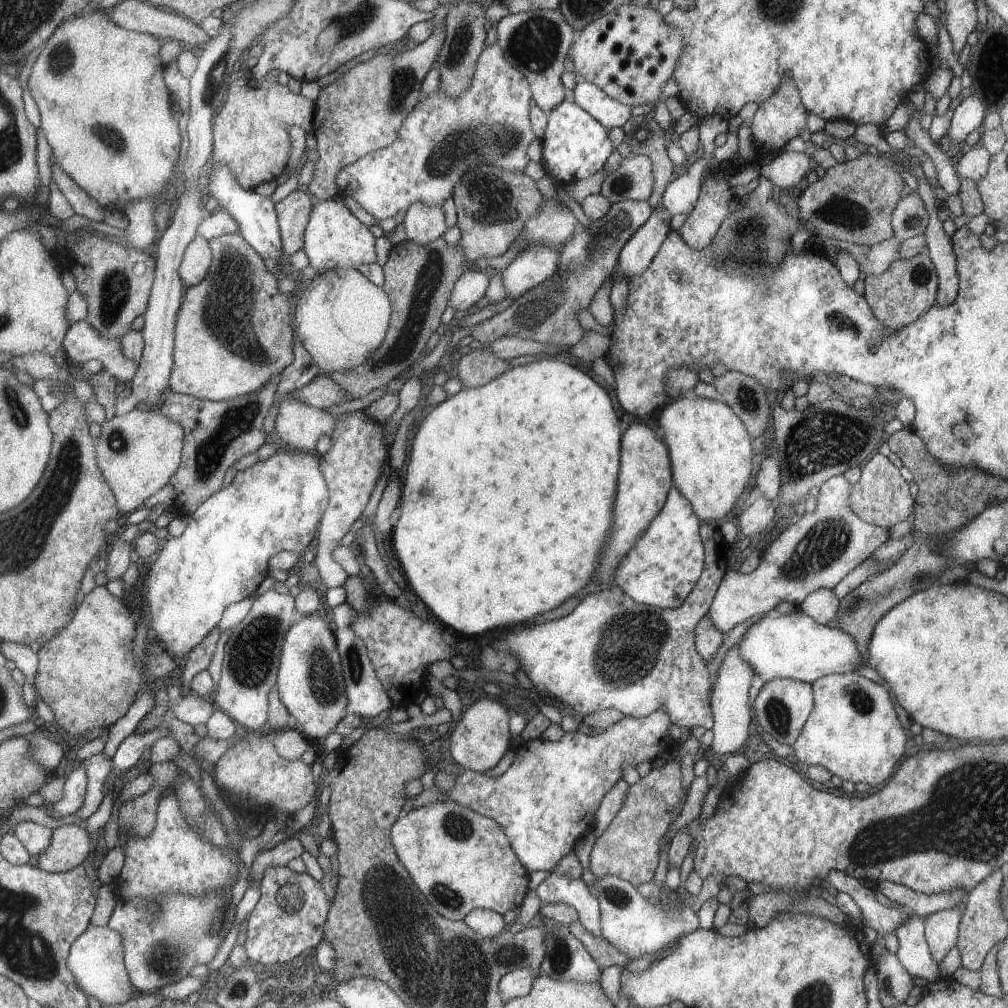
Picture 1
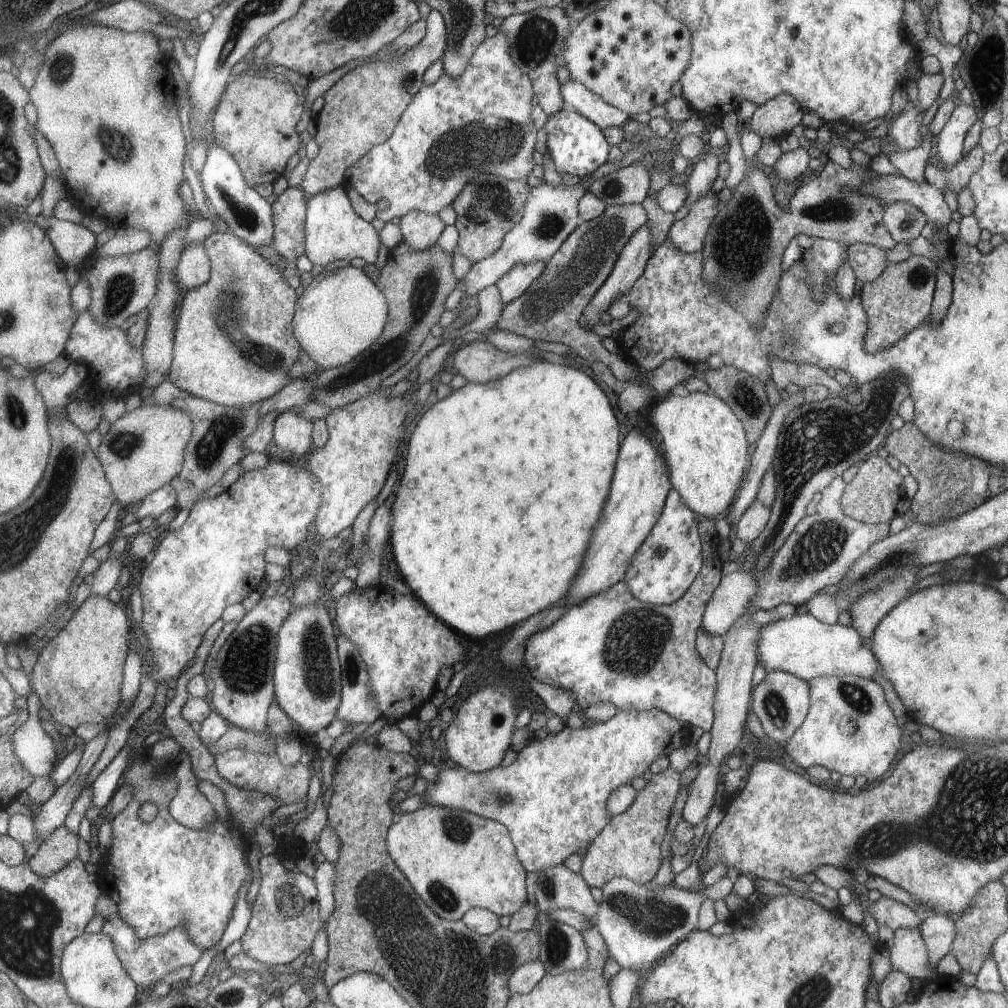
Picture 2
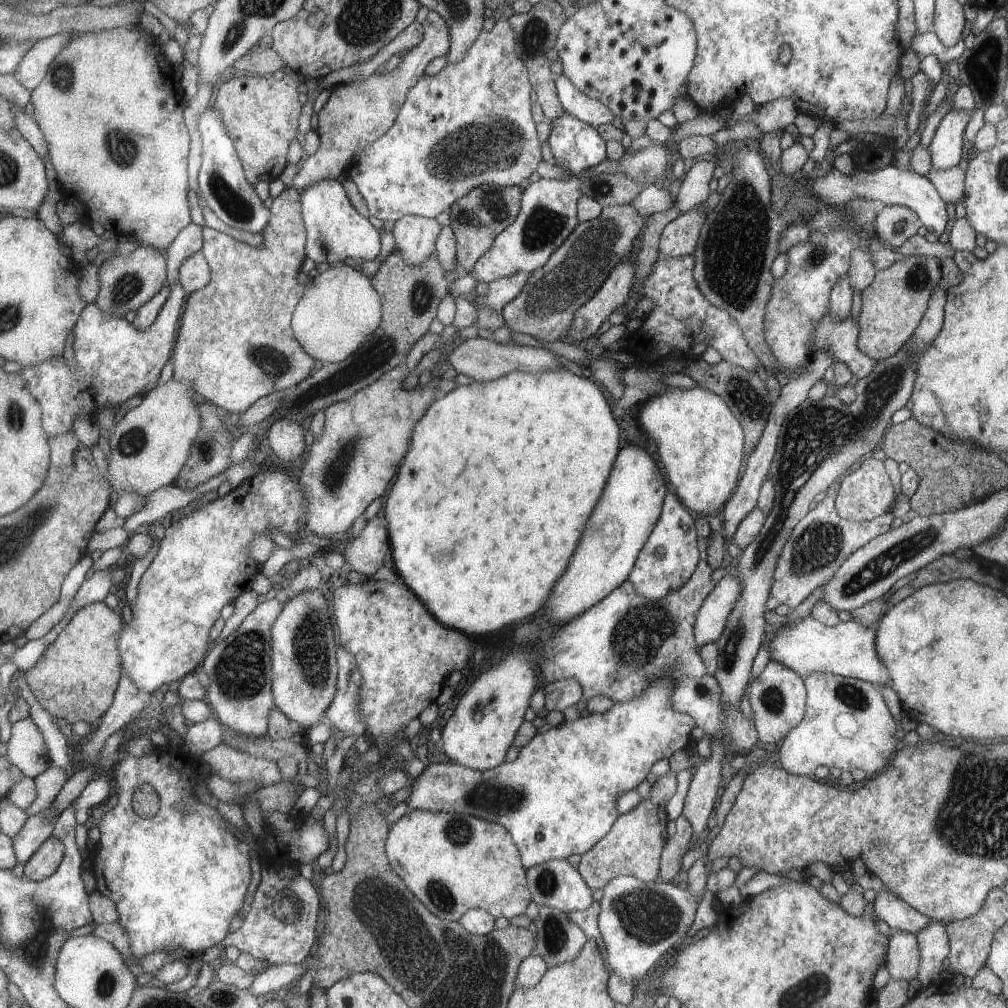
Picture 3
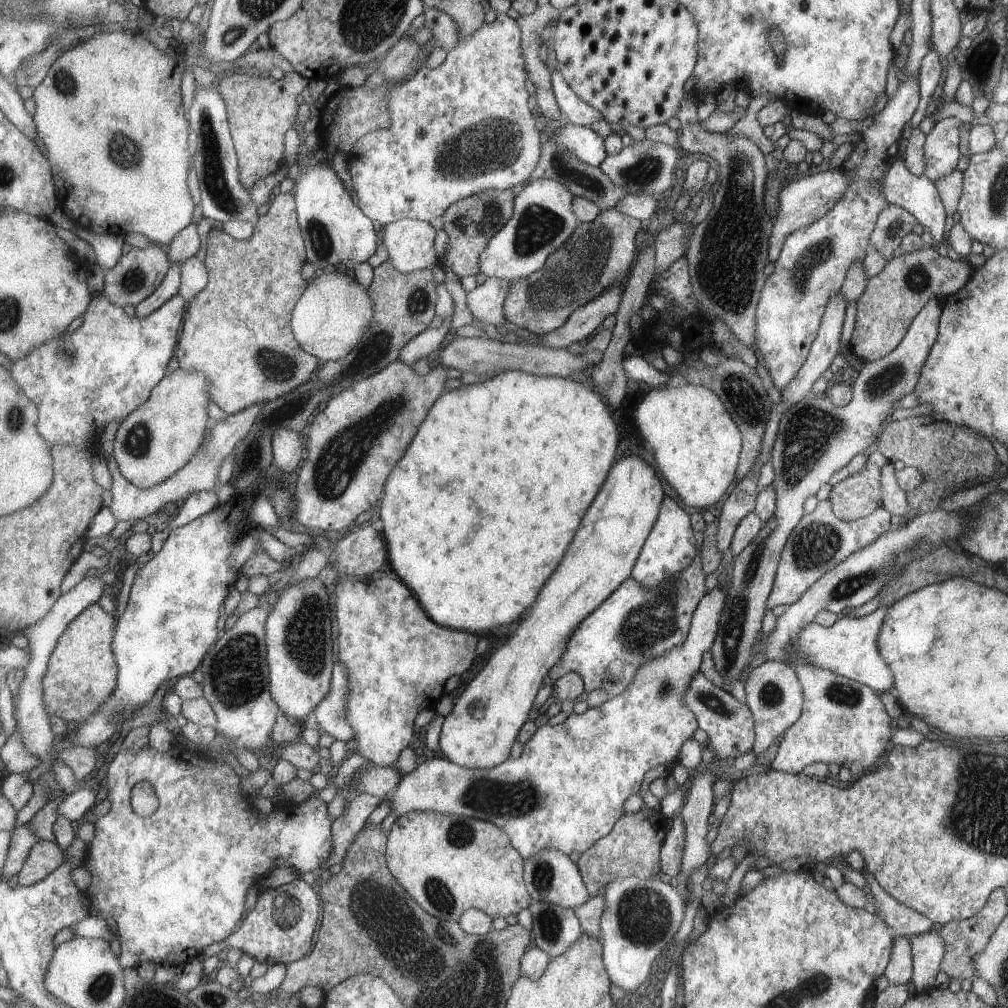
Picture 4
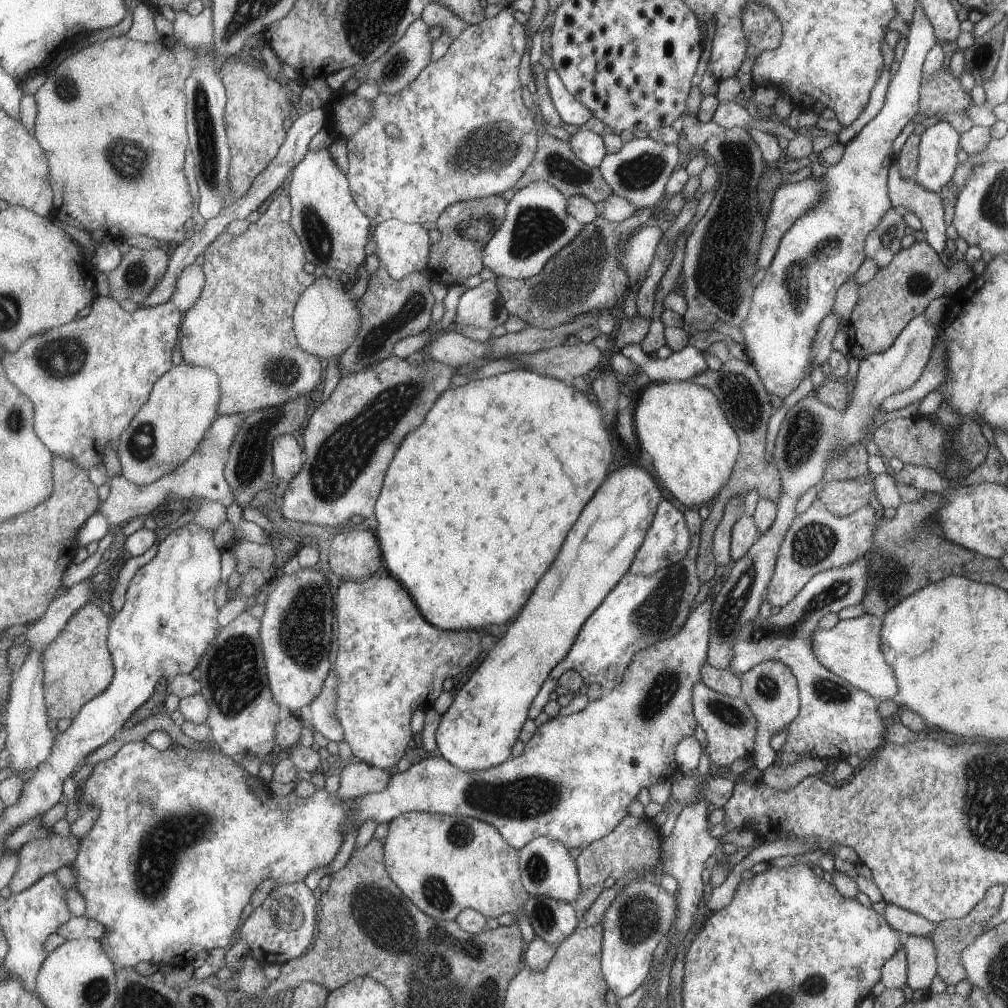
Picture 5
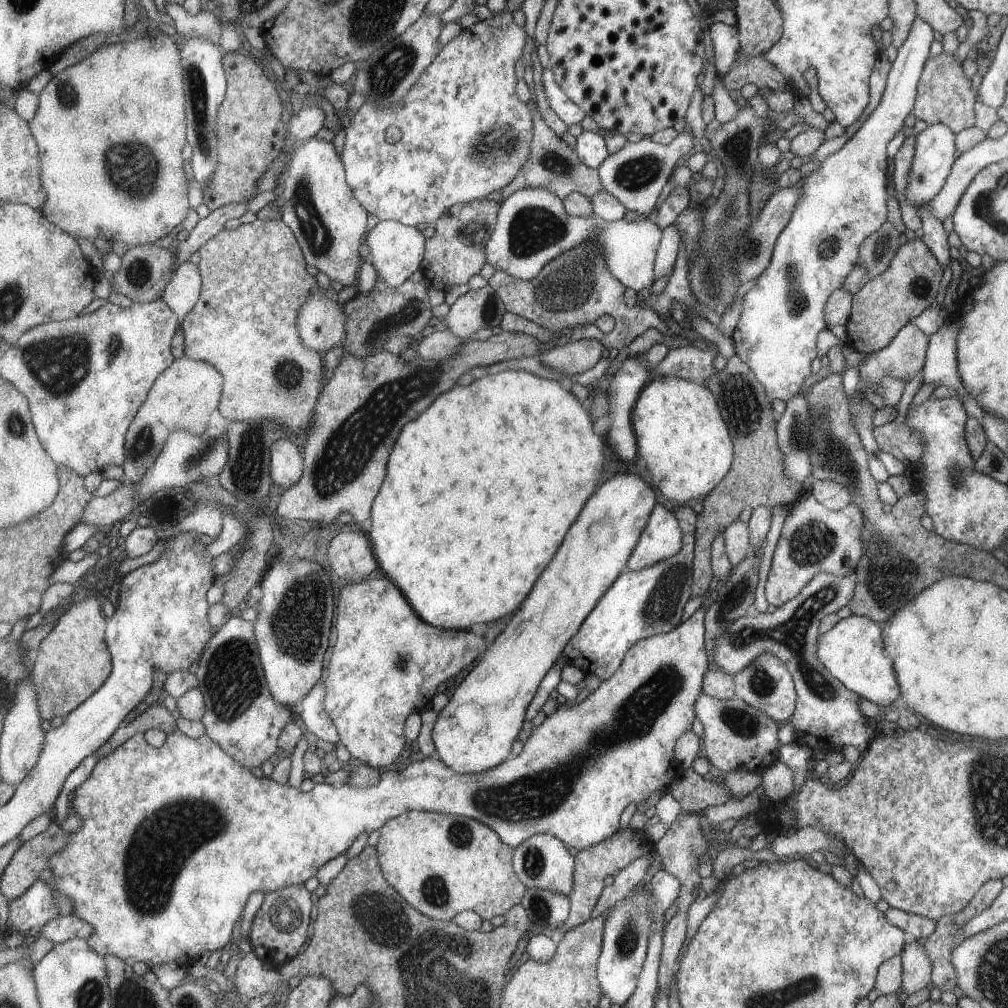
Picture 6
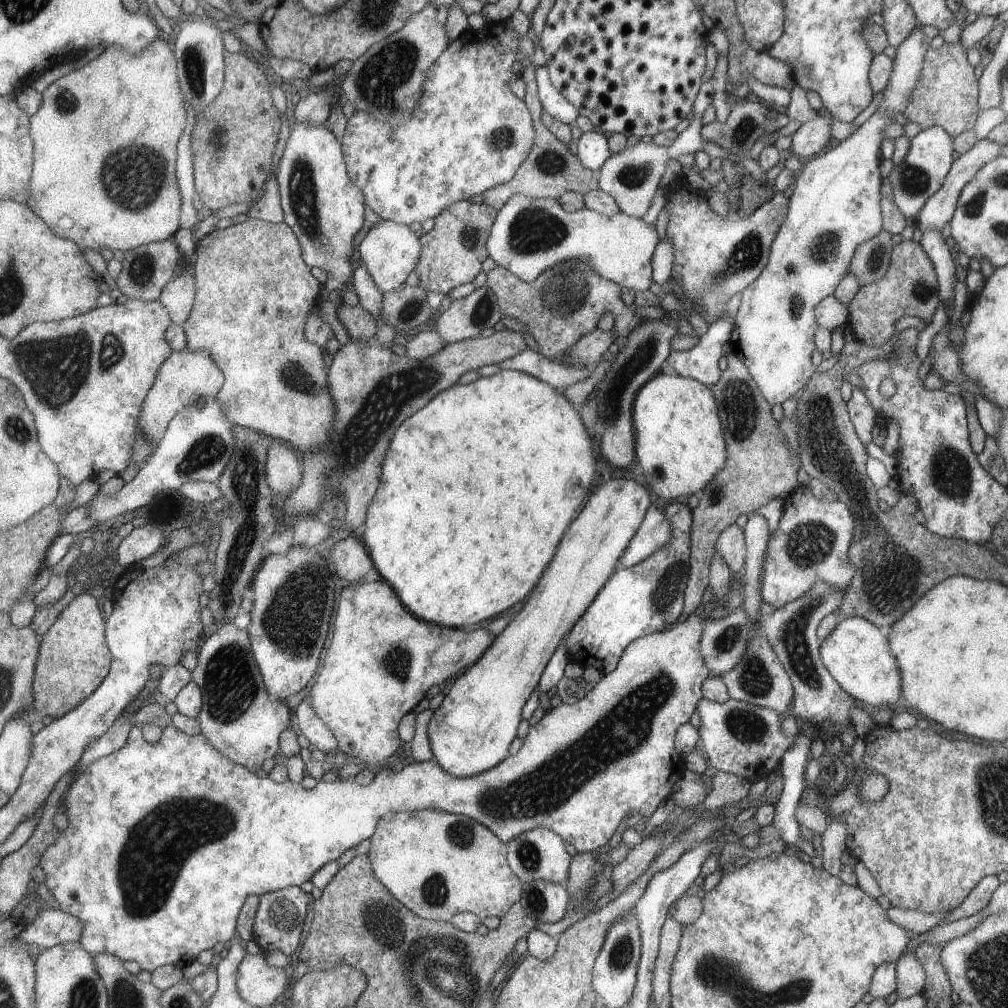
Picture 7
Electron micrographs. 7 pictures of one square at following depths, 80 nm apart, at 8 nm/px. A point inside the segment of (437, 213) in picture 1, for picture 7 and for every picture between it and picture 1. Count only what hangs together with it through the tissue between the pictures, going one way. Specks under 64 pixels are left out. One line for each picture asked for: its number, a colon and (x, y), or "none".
2: (420, 231)
3: (413, 236)
4: (409, 242)
5: (402, 248)
6: (395, 250)
7: (389, 250)

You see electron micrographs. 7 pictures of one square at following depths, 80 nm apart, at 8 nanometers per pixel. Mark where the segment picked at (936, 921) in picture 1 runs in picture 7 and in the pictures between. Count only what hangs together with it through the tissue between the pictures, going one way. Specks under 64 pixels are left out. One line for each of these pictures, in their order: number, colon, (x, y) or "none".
2: (937, 930)
3: (931, 941)
4: (927, 949)
5: (919, 951)
6: (915, 969)
7: (910, 974)

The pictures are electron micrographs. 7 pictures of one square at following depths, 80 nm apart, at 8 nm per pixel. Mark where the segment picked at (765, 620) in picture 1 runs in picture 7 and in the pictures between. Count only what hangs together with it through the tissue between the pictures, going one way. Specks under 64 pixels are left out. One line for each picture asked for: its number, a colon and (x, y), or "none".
2: (801, 645)
3: (846, 649)
4: (849, 649)
5: (850, 650)
6: (853, 651)
7: (857, 654)

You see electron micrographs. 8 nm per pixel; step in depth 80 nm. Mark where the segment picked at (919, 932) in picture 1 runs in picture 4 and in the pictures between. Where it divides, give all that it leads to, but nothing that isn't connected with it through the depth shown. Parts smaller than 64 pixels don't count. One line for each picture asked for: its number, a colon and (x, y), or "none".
2: (908, 954)
3: (902, 959)
4: (899, 969)

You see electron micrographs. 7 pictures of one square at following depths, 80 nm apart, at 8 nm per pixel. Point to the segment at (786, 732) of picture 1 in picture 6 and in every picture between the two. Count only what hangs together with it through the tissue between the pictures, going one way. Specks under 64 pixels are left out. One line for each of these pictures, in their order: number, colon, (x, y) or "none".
2: (780, 701)
3: (777, 698)
4: (774, 696)
5: (769, 688)
6: (765, 684)

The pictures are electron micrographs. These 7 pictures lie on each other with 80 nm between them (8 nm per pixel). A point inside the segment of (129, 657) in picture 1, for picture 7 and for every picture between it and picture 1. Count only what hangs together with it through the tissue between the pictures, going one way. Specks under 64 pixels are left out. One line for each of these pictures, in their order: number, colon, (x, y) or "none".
2: (78, 677)
3: (77, 679)
4: (83, 672)
5: (79, 666)
6: (74, 661)
7: (74, 660)

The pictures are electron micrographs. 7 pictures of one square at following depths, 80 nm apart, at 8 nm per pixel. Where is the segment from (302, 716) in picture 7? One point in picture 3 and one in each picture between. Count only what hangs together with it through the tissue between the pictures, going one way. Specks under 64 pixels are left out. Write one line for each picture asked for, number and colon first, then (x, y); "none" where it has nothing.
3: (342, 714)
4: (330, 714)
5: (322, 718)
6: (312, 718)

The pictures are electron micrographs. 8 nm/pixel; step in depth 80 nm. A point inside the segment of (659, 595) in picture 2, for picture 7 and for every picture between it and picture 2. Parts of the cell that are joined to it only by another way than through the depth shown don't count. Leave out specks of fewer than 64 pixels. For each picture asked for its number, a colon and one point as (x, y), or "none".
3: (670, 555)
4: (670, 548)
5: (668, 541)
6: (661, 538)
7: (654, 533)

